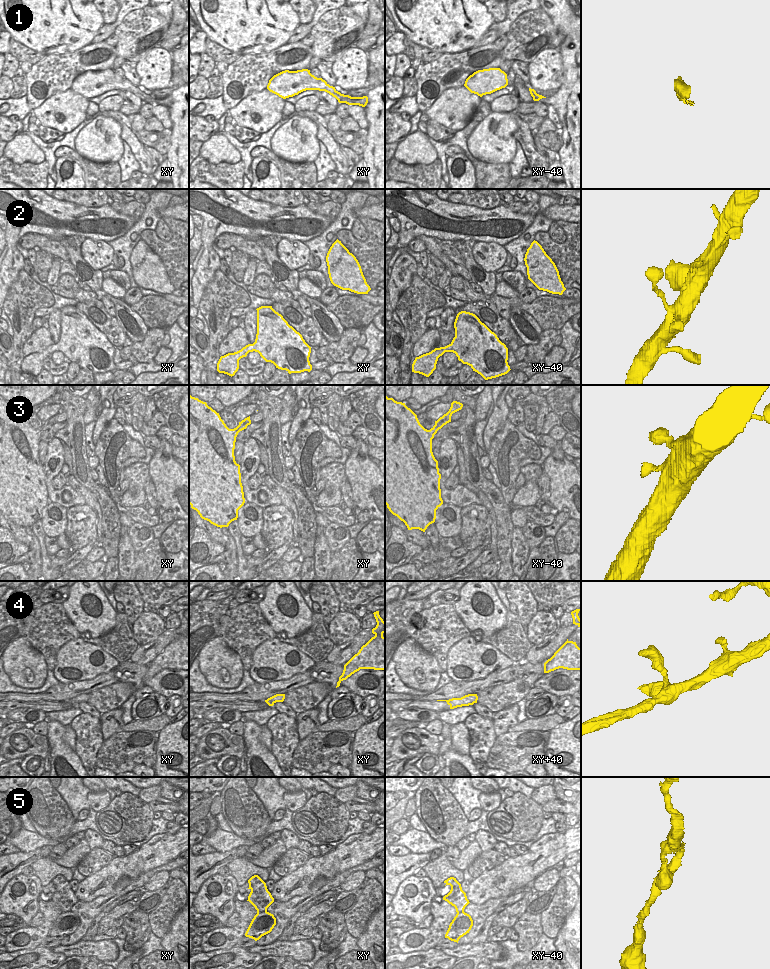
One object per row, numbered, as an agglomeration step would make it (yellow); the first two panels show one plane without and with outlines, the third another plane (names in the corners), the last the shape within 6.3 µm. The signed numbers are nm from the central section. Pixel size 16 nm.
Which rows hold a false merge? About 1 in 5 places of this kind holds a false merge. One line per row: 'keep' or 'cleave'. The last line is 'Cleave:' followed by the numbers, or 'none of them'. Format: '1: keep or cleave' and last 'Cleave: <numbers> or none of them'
1: cleave
2: keep
3: keep
4: keep
5: keep
Cleave: 1

